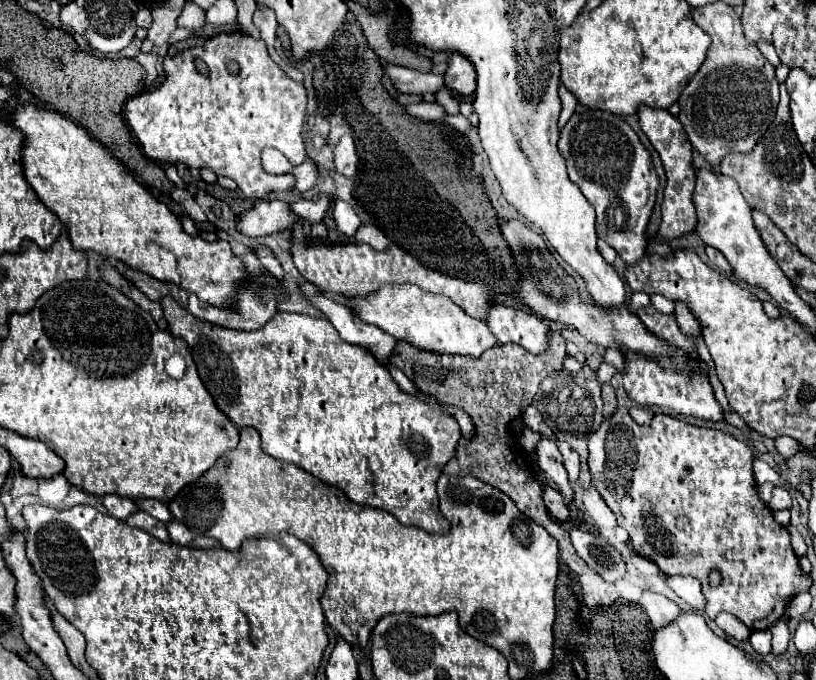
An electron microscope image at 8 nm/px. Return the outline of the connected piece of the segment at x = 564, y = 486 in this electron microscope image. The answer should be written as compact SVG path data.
M541 437L541 441L537 443L537 449L535 449L535 455L537 455L537 463L539 467L547 473L549 479L553 479L563 497L565 497L565 503L571 501L573 497L573 489L569 485L569 479L567 479L567 471L563 469L563 463L561 463L561 453L557 449L557 443L555 439L549 439L549 437Z

